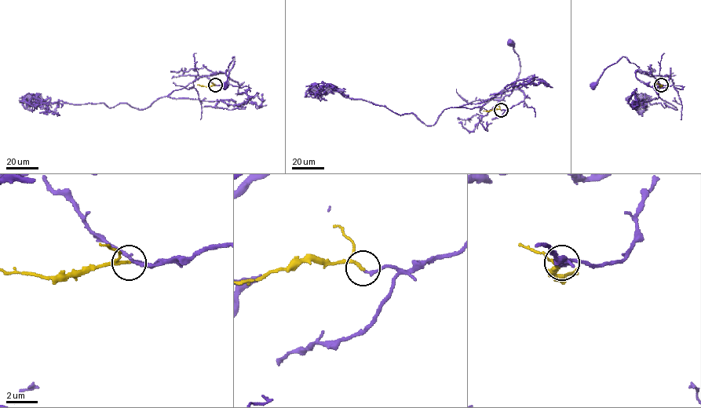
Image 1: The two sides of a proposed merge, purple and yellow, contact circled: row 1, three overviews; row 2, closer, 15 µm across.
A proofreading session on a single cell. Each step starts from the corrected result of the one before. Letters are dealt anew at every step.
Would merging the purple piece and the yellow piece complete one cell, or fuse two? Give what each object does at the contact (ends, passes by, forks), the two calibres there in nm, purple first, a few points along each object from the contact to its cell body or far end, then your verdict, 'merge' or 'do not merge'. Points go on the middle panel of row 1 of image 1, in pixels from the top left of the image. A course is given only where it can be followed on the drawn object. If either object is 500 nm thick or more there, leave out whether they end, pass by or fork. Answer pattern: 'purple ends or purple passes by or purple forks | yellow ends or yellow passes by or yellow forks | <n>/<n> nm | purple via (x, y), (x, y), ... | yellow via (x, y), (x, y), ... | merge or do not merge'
purple ends | yellow passes by | 180/130 nm | purple via (501, 110), (511, 107), (522, 101), (524, 96), (522, 92), (511, 85), (513, 88), (520, 65), (510, 41) | yellow via (501, 110), (483, 111) | merge

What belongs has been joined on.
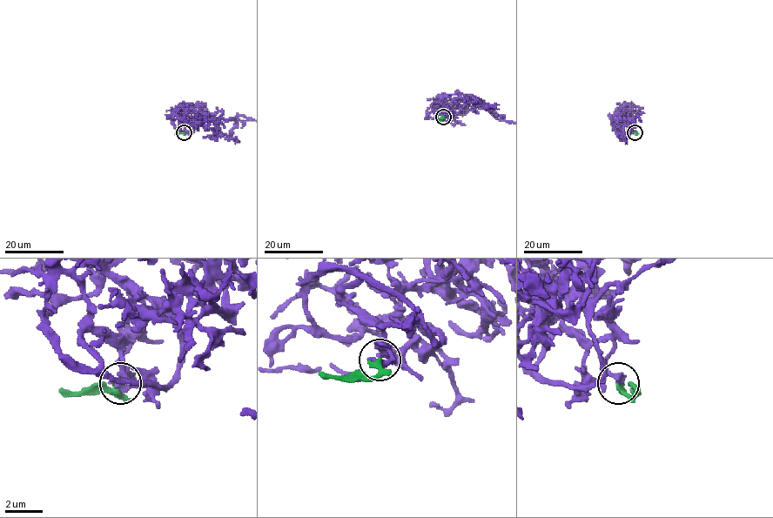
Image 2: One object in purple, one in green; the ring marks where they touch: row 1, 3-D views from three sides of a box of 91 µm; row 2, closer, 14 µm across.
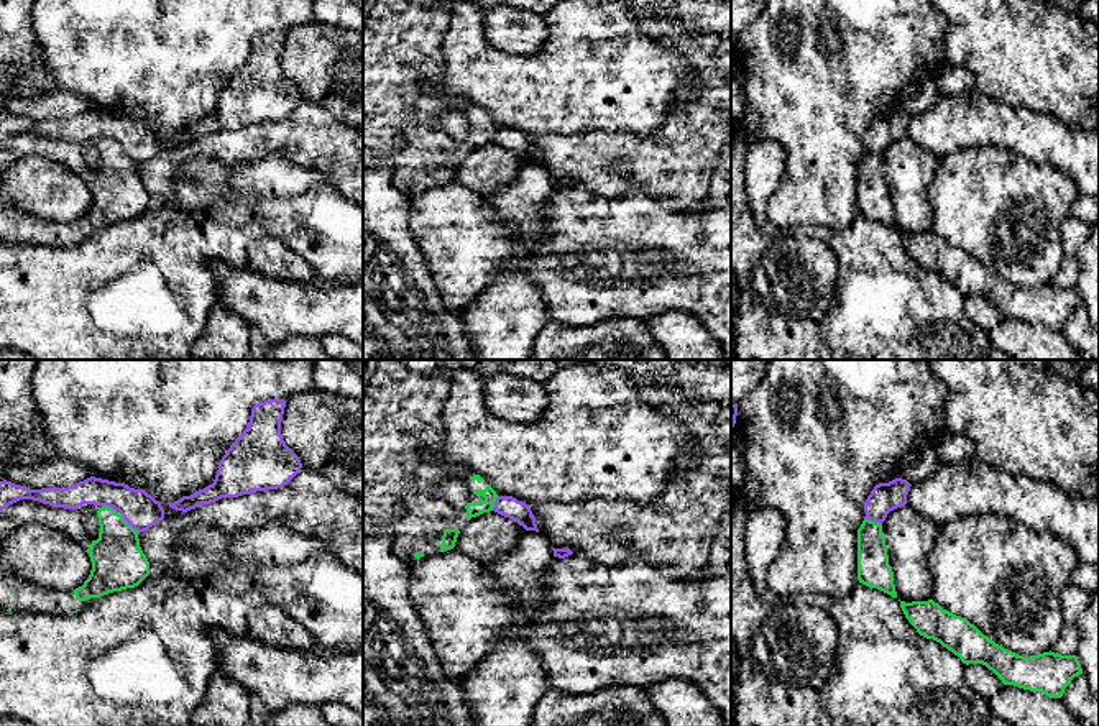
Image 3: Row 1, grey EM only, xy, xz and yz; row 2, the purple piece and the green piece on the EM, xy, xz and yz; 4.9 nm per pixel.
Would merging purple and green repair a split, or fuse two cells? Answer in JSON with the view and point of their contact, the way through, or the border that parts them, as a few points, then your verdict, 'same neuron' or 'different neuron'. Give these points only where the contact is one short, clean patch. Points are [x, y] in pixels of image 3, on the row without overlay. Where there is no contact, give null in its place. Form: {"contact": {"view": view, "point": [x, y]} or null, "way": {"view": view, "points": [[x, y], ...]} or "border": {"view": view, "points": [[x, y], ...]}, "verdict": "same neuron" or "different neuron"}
{"contact": {"view": "xy", "point": [128, 155]}, "border": {"view": "xy", "points": [[120, 145], [138, 165]]}, "verdict": "different neuron"}

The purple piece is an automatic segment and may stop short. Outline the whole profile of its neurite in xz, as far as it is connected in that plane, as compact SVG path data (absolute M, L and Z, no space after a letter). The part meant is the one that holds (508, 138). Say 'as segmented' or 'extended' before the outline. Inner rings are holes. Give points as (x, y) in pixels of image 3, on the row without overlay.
as segmented | M498 128L493 143L516 153L526 163L539 164L536 149L531 140L513 128Z

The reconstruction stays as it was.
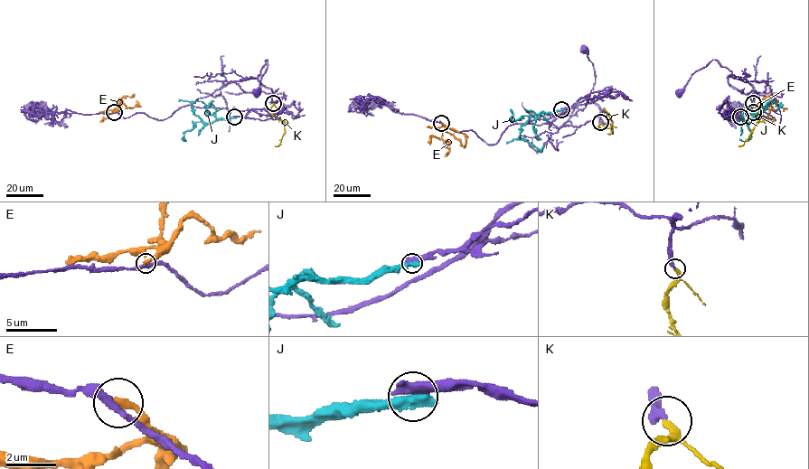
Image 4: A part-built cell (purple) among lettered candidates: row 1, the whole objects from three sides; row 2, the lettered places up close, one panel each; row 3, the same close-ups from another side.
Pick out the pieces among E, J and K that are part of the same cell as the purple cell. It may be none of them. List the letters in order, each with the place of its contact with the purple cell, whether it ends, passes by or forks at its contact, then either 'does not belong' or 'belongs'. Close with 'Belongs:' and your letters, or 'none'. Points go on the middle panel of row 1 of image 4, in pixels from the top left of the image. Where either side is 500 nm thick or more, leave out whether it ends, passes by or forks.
E: contact (441, 123); it ends; does not belong
J: contact (561, 109); does not belong
K: contact (600, 122); it ends; belongs
Belongs: K

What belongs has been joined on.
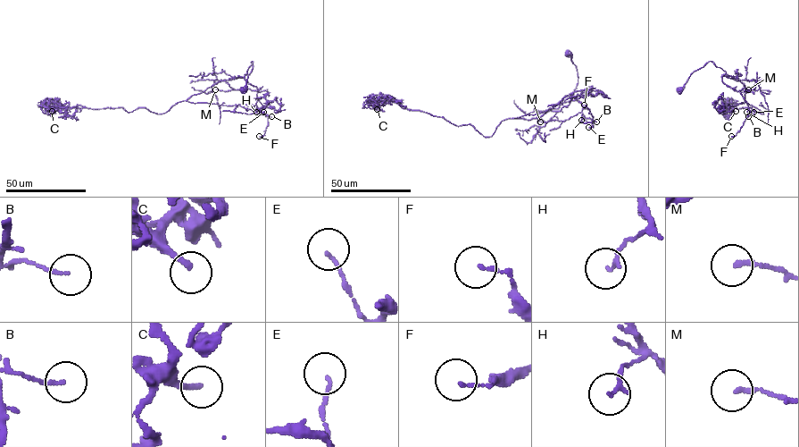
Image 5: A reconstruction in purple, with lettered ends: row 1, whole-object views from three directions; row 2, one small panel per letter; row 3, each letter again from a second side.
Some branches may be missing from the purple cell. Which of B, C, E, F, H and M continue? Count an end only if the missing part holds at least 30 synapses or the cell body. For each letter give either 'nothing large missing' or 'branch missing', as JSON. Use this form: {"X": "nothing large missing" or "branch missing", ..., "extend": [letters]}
{"B": "nothing large missing", "C": "branch missing", "E": "nothing large missing", "F": "nothing large missing", "H": "nothing large missing", "M": "nothing large missing", "extend": ["C"]}

